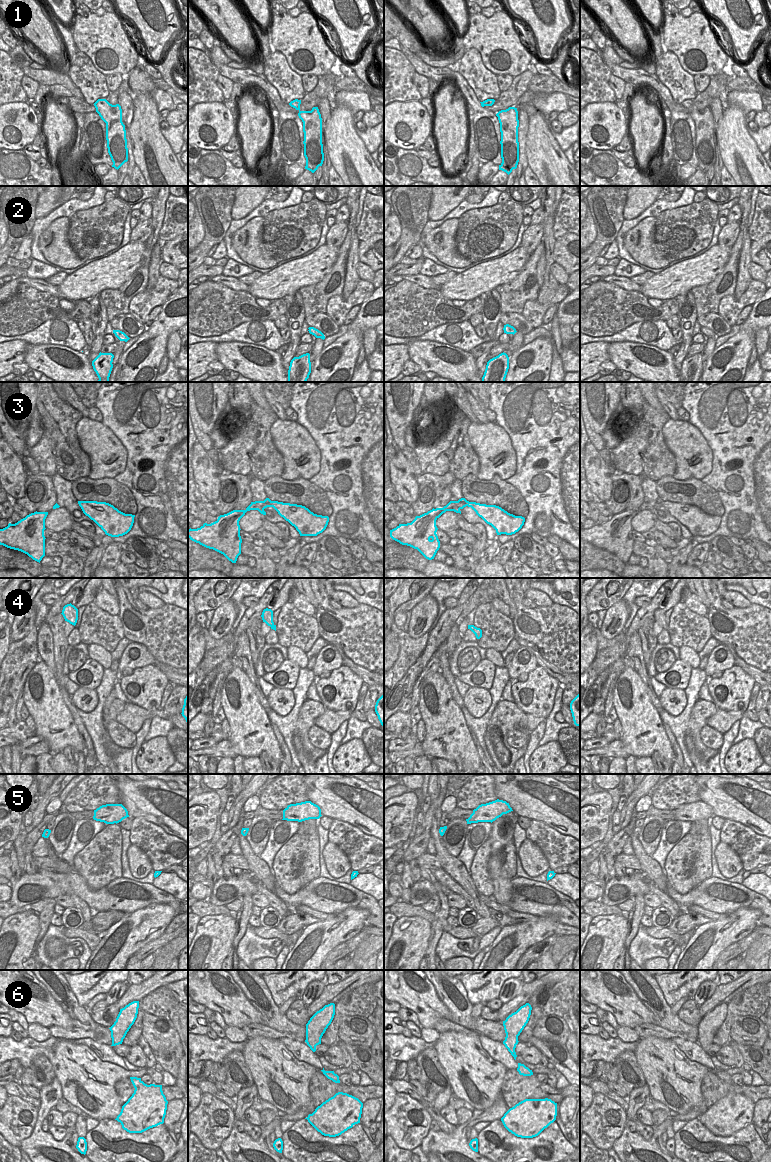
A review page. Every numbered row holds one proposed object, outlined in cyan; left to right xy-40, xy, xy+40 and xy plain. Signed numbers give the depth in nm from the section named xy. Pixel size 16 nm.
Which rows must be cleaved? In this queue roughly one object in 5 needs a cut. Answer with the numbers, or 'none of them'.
none of them.

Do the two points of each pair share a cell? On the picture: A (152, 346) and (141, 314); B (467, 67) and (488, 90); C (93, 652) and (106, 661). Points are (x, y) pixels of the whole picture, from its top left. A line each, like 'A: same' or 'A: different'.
A: different
B: same
C: same

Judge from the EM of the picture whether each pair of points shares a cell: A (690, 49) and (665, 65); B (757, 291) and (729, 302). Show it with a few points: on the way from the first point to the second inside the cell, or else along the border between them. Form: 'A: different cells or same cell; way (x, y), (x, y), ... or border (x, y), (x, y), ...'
A: different cells; border (663, 50), (672, 52), (679, 64), (693, 75)
B: same cell; way (750, 296), (741, 303), (736, 303)

